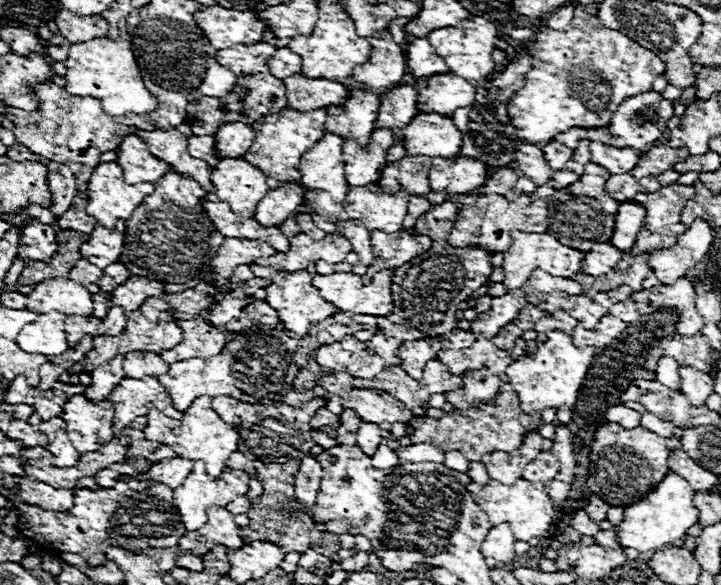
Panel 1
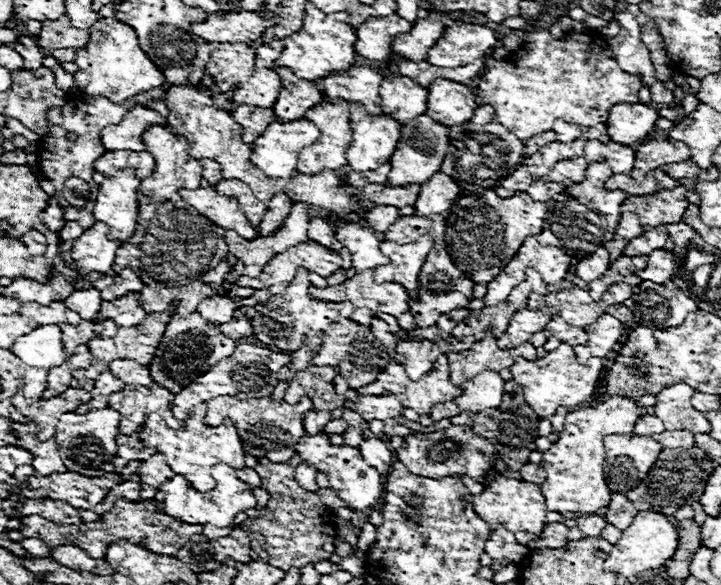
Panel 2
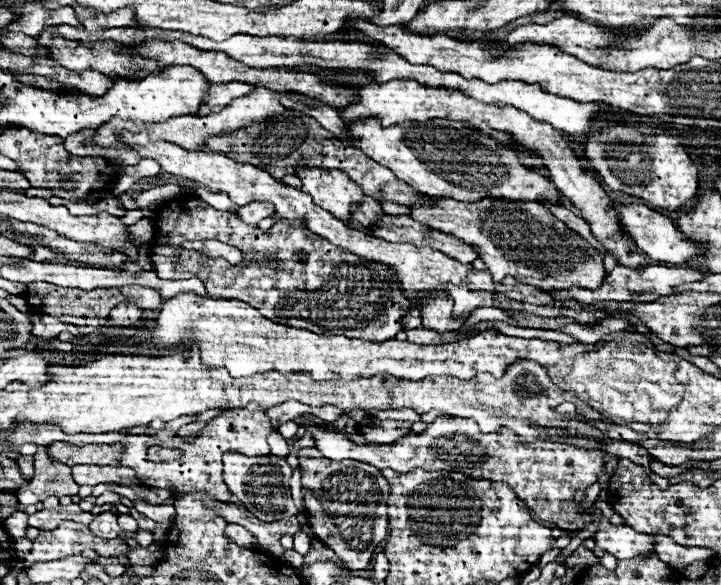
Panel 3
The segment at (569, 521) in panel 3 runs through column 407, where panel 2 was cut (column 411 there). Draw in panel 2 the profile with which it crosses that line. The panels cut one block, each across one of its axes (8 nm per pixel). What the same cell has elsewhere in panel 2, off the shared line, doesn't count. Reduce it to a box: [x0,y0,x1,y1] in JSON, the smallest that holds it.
[396,424,494,482]

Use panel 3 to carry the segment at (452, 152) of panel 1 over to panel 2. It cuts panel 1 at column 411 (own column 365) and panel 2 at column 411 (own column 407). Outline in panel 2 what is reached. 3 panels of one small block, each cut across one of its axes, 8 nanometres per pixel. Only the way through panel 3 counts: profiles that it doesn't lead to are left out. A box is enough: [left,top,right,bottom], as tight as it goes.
[388,114,448,186]

